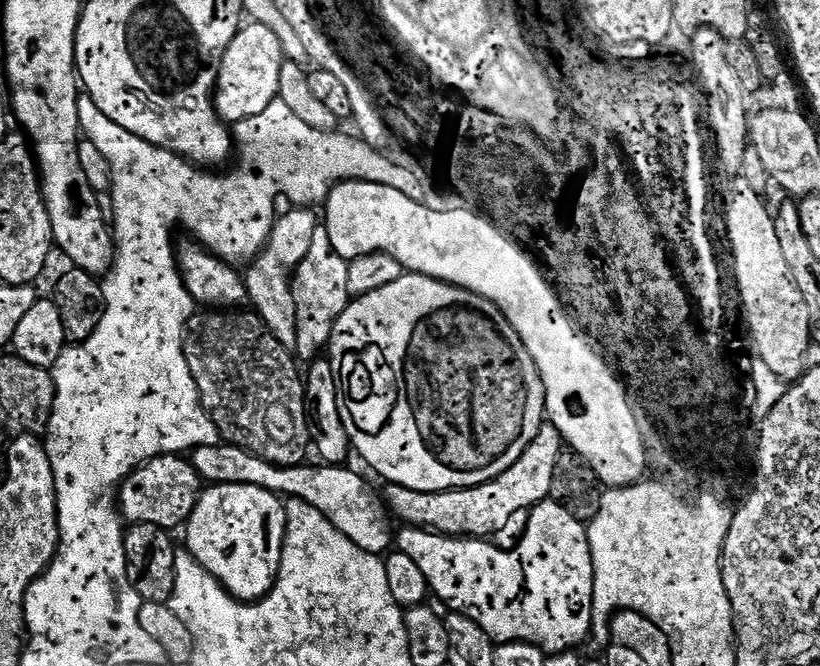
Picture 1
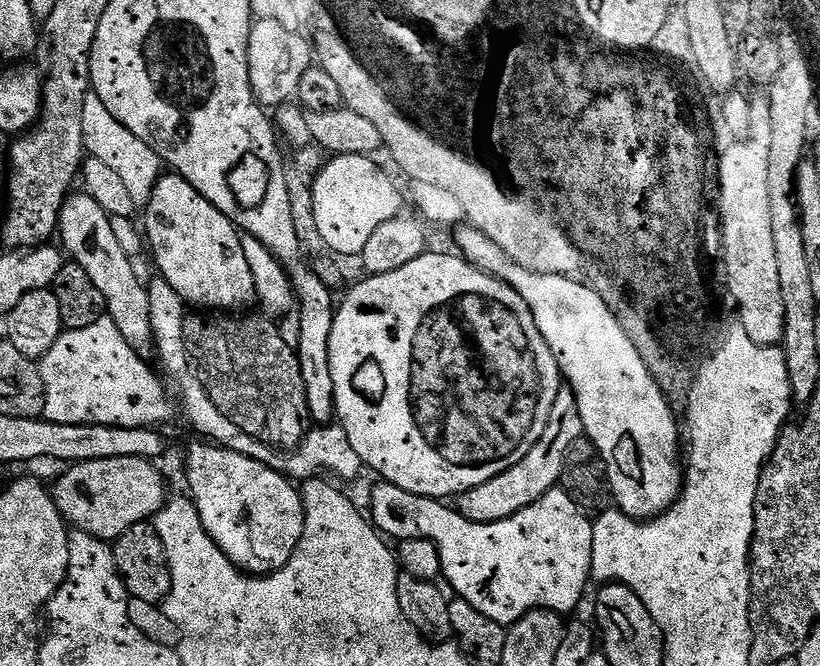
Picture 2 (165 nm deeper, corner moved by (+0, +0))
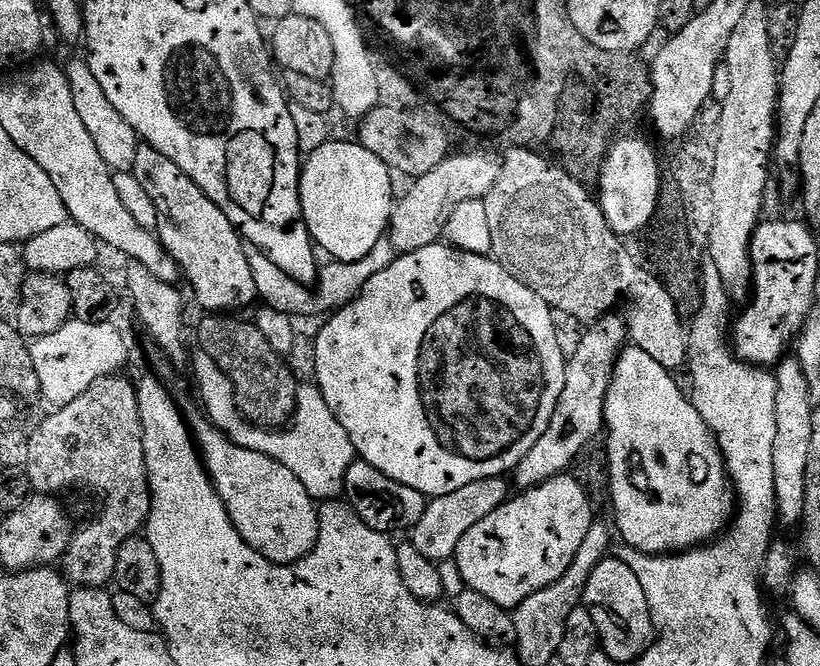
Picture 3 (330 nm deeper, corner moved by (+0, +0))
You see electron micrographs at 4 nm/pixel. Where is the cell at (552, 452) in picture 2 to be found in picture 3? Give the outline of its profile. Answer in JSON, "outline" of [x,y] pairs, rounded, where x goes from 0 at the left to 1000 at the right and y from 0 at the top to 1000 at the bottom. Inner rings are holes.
{"outline":[[[743,471],[733,474],[721,488],[722,492],[702,517],[702,524],[696,524],[691,536],[688,554],[690,556],[690,574],[685,580],[685,598],[680,598],[680,610],[676,610],[676,622],[671,628],[671,640],[666,640],[666,652],[651,664],[646,682],[637,688],[637,694],[627,704],[630,734],[643,736],[655,733],[661,724],[671,718],[691,710],[702,695],[705,682],[718,667],[728,659],[727,653],[738,647],[737,601],[741,596],[744,574],[746,572],[746,554],[751,551],[751,538],[761,527],[767,515],[766,482],[760,473]]]}

